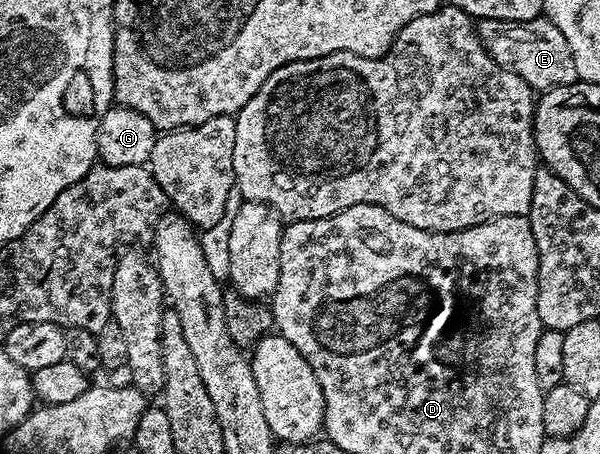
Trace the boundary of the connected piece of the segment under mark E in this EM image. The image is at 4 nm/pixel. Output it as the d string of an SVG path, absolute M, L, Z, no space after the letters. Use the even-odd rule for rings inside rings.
M546 16L528 22L481 18L477 22L477 33L480 44L487 50L487 55L509 72L517 72L517 76L521 76L521 80L525 80L525 84L529 84L536 92L580 81L577 67L573 62L573 53L566 43L565 36Z

